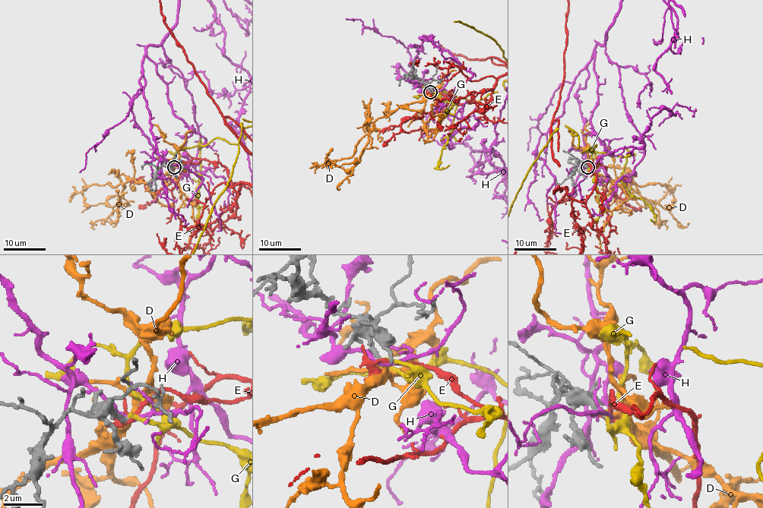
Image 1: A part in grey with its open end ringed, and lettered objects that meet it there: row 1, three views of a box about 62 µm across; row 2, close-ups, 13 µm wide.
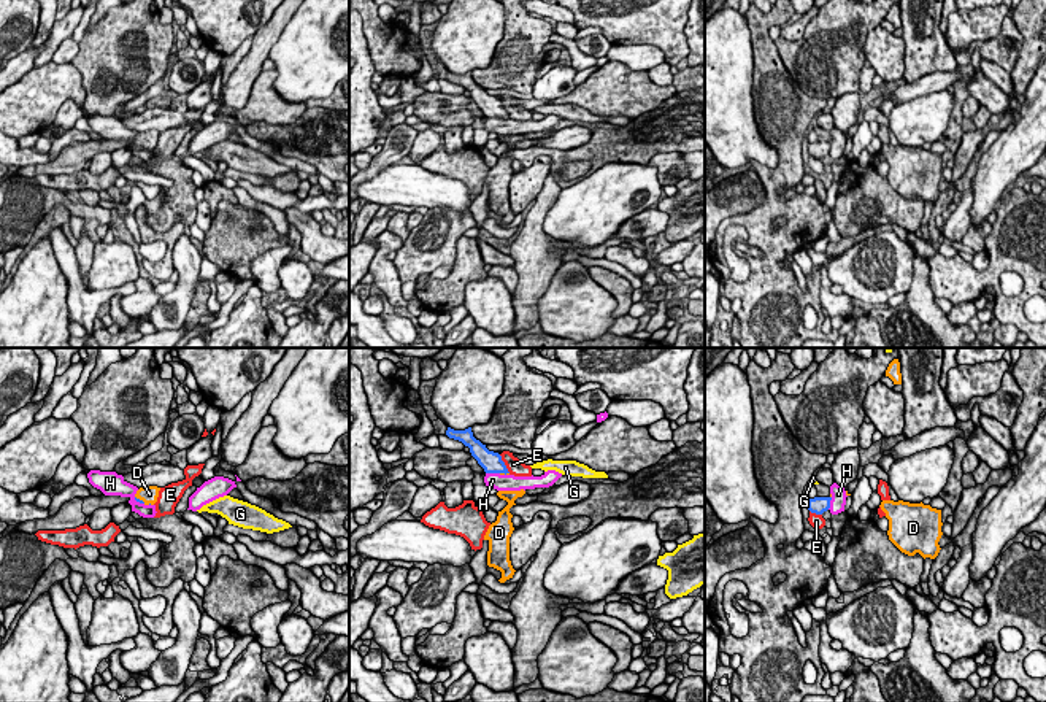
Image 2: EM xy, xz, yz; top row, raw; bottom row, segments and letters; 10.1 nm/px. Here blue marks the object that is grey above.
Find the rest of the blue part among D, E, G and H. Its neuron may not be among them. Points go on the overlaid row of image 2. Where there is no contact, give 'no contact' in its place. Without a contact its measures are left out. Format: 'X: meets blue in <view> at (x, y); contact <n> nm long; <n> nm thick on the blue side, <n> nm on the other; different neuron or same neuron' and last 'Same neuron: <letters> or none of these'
D: meets blue in xy at (138, 499); contact 130 nm long; 30 nm thick on the blue side, 160 nm on the other; same neuron
E: meets blue in xz at (503, 464); contact 220 nm long; 200 nm thick on the blue side, 160 nm on the other; different neuron
G: no contact; different neuron
H: meets blue in xz at (492, 472); contact 140 nm long; 200 nm thick on the blue side, 160 nm on the other; different neuron
Same neuron: D

